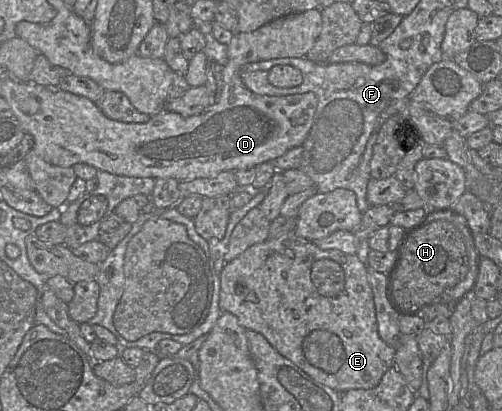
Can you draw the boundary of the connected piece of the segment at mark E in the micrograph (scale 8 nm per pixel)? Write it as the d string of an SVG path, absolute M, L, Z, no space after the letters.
M290 232L277 239L268 239L249 247L237 258L225 264L220 277L219 306L221 313L228 312L235 315L239 325L246 330L262 334L282 356L289 359L320 384L330 387L341 394L351 389L372 389L380 383L386 371L394 367L396 349L387 345L378 334L373 293L369 284L368 266L364 261L363 253L352 255L339 250L321 250L314 242L301 238L294 232Z

